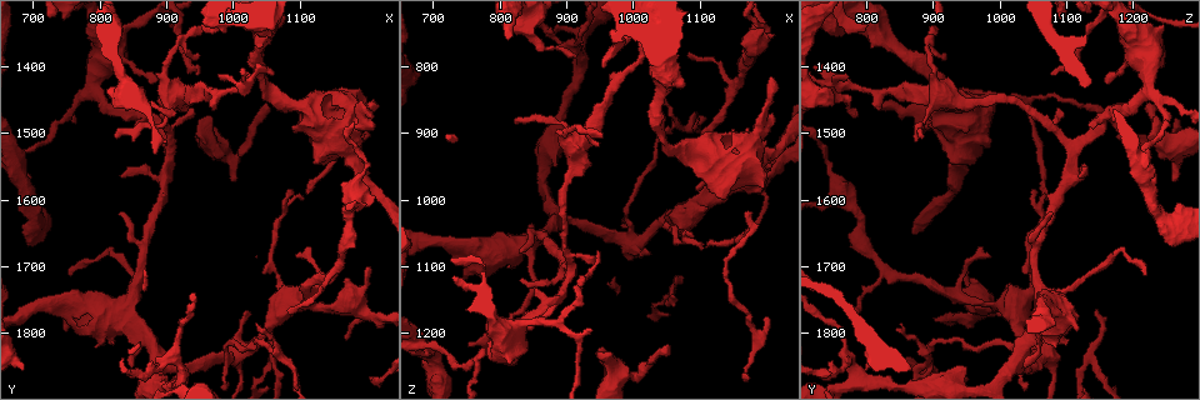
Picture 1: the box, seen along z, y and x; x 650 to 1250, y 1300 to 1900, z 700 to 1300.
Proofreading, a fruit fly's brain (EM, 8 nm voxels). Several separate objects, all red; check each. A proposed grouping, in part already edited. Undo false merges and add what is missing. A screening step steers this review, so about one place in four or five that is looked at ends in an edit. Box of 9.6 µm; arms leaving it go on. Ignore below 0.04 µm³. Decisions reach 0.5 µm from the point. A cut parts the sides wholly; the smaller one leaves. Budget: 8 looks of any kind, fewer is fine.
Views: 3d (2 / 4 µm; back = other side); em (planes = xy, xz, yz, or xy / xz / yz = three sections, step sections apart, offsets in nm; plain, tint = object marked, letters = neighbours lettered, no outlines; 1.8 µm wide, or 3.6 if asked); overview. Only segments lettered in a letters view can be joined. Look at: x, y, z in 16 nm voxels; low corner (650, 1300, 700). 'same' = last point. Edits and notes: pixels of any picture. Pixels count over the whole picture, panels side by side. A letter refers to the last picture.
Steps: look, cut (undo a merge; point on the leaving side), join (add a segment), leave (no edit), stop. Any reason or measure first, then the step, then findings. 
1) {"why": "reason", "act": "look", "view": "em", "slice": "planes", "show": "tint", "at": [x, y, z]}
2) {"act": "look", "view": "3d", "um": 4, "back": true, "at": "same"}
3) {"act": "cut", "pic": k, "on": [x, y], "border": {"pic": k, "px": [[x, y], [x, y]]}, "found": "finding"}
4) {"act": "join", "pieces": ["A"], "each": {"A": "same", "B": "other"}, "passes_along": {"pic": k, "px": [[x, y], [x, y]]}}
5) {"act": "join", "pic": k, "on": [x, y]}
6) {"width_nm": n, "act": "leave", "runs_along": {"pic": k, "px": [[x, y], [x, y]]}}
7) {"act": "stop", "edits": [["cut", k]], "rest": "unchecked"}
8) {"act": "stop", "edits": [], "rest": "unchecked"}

{"why": "abrupt turn", "act": "look", "view": "em", "um": 3.6, "slice": "xz", "step": 4, "show": "tint", "at": [910, 1455, 930]}

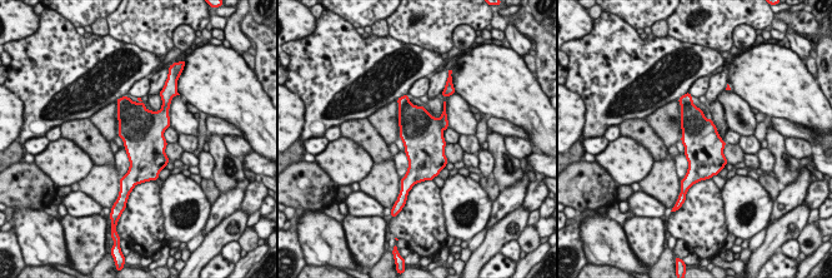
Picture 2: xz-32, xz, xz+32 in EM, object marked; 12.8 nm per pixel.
{"why": "another direction", "act": "look", "view": "em", "um": 3.6, "slice": "planes", "show": "tint", "at": "same"}

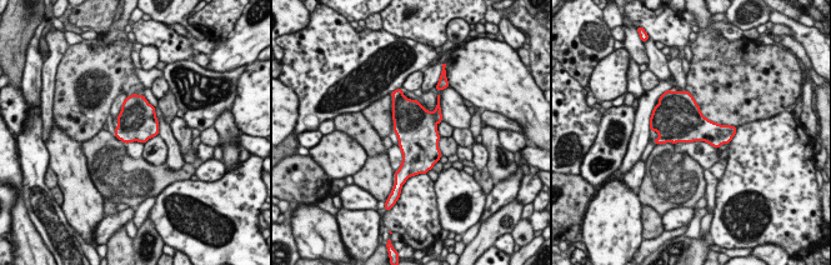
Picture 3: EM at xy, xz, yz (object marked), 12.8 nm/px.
{"why": "see the neighbours", "act": "look", "view": "em", "um": 3.6, "slice": "planes", "show": "letters", "at": "same"}

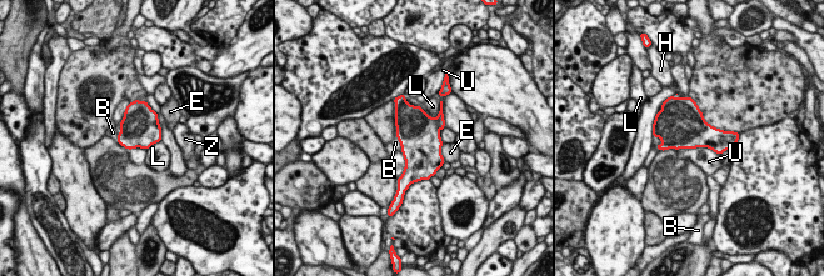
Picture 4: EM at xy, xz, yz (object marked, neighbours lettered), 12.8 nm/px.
{"act": "leave", "each": {"B": "other", "E": "other", "H": "other", "L": "other", "U": "other", "Z": "other"}, "border": {"pic": 4, "px": [[677, 149], [709, 147], [719, 154]]}, "found": "all the same neuron"}

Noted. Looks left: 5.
{"why": "touches itself", "act": "look", "view": "em", "slice": "xz", "step": 8, "show": "letters", "at": [1160, 1440, 910]}

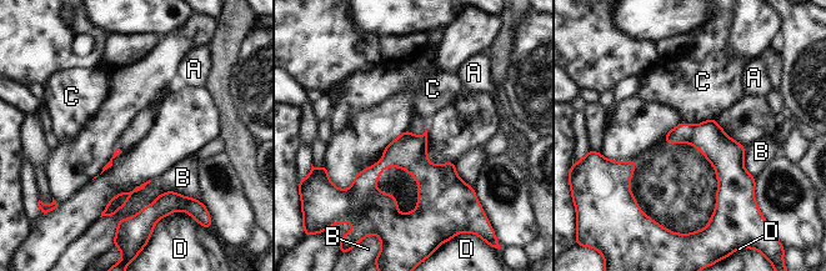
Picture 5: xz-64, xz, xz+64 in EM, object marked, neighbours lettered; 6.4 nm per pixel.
{"width_nm": 50, "act": "leave", "each": {"A": "other", "B": "other", "C": "other", "D": "other"}, "runs_along": {"pic": 5, "px": [[681, 126], [725, 164], [721, 204]]}, "found": "continuous, no second neuron"}

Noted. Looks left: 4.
{"why": "thin end", "act": "look", "view": "3d", "um": 2, "back": true, "at": [1200, 1510, 1180]}

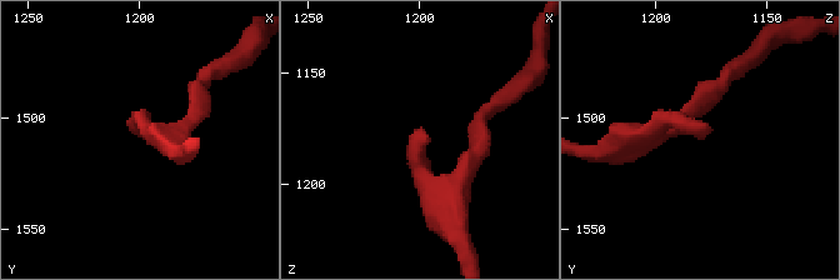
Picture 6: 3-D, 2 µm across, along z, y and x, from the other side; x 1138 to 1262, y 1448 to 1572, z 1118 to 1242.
{"act": "look", "view": "em", "slice": "planes", "show": "letters", "at": [1197, 1505, 1176]}

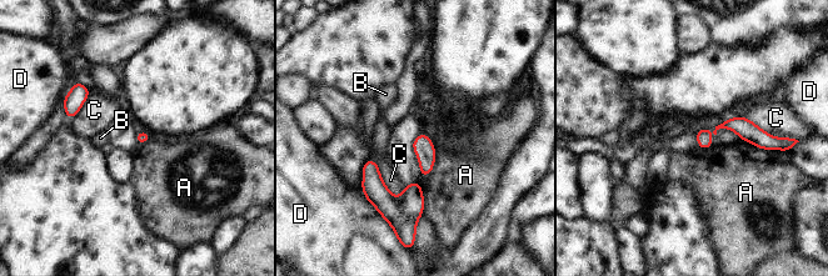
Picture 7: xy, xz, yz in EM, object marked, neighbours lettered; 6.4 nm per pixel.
{"act": "leave", "each": {"A": "other", "B": "other", "C": "other", "D": "other"}, "found": "none of them fits"}

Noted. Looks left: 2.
{"act": "stop", "edits": [], "rest": "unchecked"}

